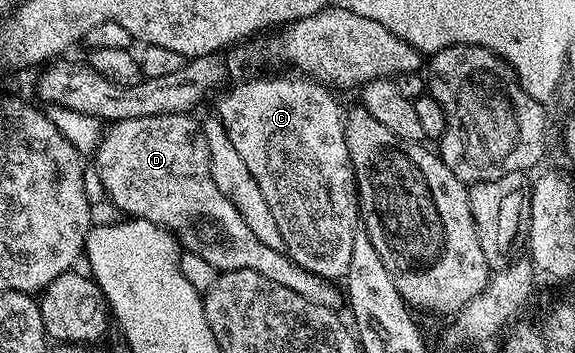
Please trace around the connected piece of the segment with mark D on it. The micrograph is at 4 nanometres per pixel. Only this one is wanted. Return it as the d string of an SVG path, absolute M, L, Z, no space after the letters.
M177 112L113 121L103 131L98 150L92 156L105 199L110 199L127 217L146 220L152 226L165 230L171 237L178 236L185 251L200 254L200 258L204 258L204 262L216 270L256 270L256 274L264 274L264 278L280 282L280 286L288 286L288 290L296 290L300 298L308 298L308 302L316 302L316 306L341 309L341 304L342 307L344 304L343 293L339 289L337 292L334 289L337 287L331 281L304 270L285 251L277 252L272 250L272 246L264 246L264 242L260 242L252 230L248 230L244 218L240 218L240 210L236 210L236 206L232 206L232 202L220 194L220 186L212 182L208 142L202 133L201 123L197 119L194 121L194 118L193 115Z

